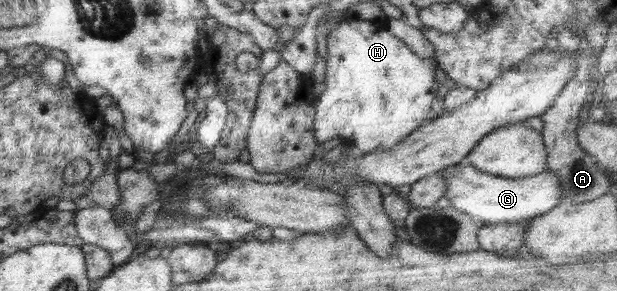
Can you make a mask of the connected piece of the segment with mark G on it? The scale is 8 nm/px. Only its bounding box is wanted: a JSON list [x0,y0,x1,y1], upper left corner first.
[443,162,563,225]

